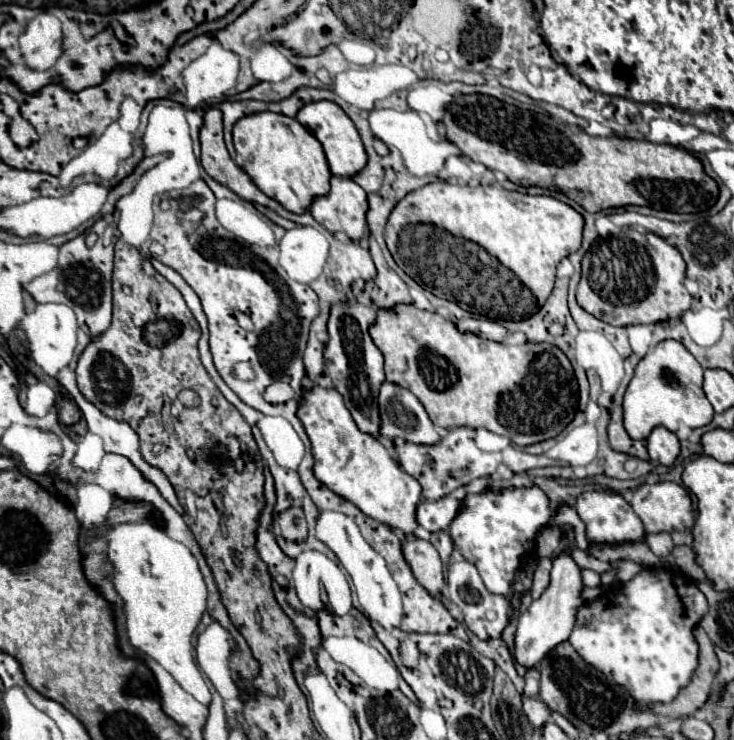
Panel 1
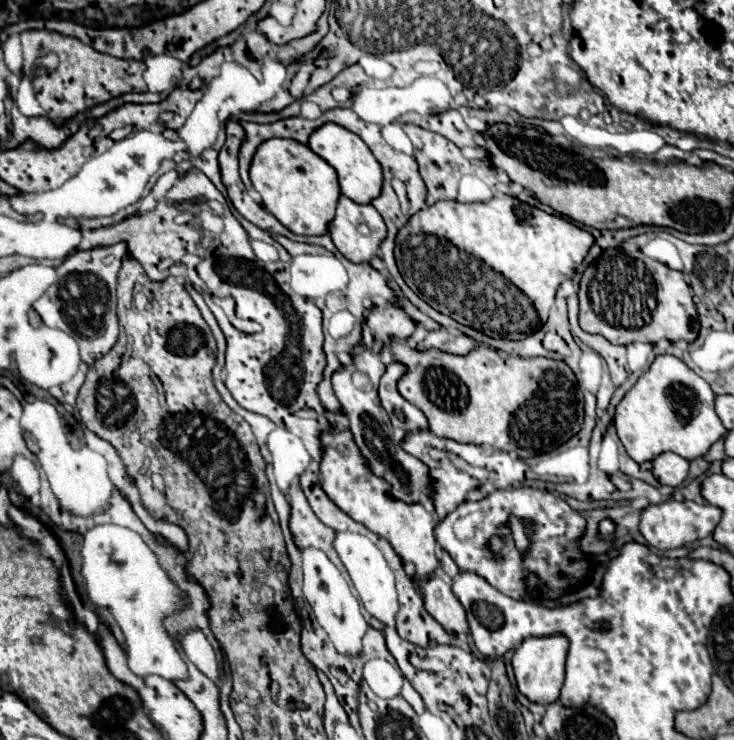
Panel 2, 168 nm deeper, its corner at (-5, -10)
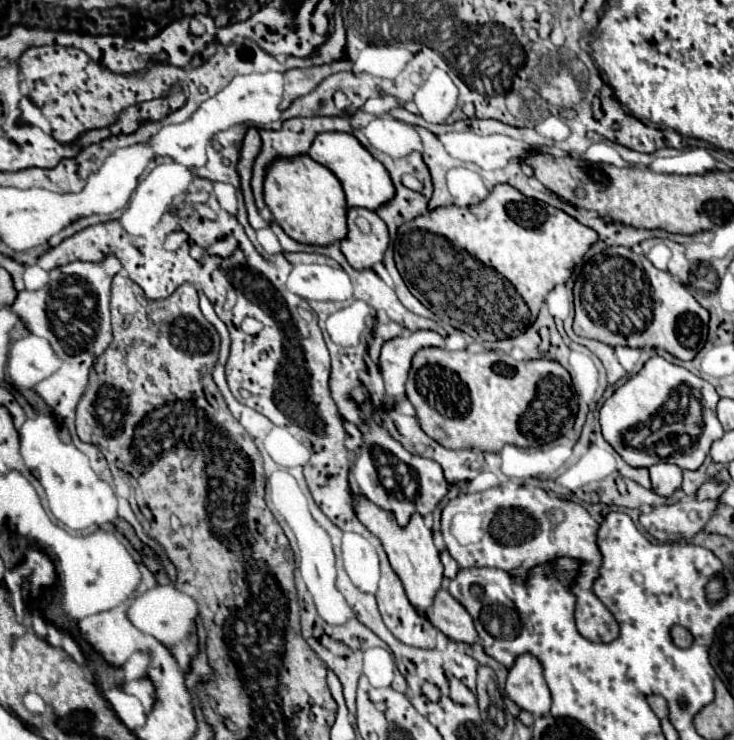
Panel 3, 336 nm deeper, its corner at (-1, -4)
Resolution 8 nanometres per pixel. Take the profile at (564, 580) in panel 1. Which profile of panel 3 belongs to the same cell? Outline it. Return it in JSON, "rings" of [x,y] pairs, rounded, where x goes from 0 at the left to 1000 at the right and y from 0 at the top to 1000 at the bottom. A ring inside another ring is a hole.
{"rings":[[[711,884],[692,908],[687,938],[728,970],[749,965],[747,927],[738,914],[736,895],[722,884]]]}

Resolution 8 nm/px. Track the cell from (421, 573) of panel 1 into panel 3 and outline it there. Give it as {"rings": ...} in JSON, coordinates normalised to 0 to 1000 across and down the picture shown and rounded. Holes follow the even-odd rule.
{"rings":[[[605,795],[594,803],[589,824],[583,827],[580,835],[589,841],[594,851],[605,854],[619,868],[632,868],[632,870],[651,868],[651,854],[646,849],[643,832]]]}

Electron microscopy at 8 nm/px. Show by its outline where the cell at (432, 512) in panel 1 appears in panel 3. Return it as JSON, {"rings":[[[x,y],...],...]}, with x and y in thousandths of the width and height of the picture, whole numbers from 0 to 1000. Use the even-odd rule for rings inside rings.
{"rings":[[[676,657],[659,665],[627,668],[602,689],[605,732],[627,768],[684,768],[700,776],[706,784],[714,784],[717,773],[730,762],[752,759],[766,751],[793,757],[787,784],[779,795],[787,805],[785,849],[804,868],[834,868],[842,862],[842,841],[807,800],[820,762],[812,719],[815,705],[790,681],[757,670],[752,676],[752,670],[738,659]]]}

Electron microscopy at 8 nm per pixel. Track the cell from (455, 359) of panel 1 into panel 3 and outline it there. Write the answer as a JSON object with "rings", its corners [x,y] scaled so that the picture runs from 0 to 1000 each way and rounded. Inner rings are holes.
{"rings":[[[578,470],[572,473],[564,486],[561,486],[561,497],[559,497],[559,508],[553,516],[553,535],[561,543],[561,549],[567,551],[567,565],[572,570],[572,578],[589,592],[594,595],[599,603],[613,605],[613,608],[624,608],[624,605],[649,605],[649,608],[659,608],[659,611],[678,611],[684,608],[687,600],[700,600],[700,603],[736,603],[736,600],[747,600],[760,595],[763,589],[768,589],[774,581],[779,581],[782,568],[785,568],[785,557],[787,557],[787,535],[779,524],[779,514],[771,497],[766,497],[760,489],[755,486],[722,486],[722,489],[706,489],[692,478],[668,478],[670,473],[665,473],[662,478],[640,478],[640,476],[613,476],[605,470]]]}

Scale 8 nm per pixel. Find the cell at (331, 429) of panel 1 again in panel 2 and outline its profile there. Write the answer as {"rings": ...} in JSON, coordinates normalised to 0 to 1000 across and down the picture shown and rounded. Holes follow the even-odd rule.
{"rings":[[[441,581],[436,586],[436,600],[439,600],[436,651],[447,673],[463,689],[469,689],[480,703],[496,708],[510,722],[526,727],[540,743],[540,749],[548,754],[548,759],[556,757],[564,759],[569,778],[583,781],[597,765],[594,730],[591,730],[594,705],[589,695],[572,678],[553,681],[550,676],[534,670],[534,657],[504,635],[504,627],[485,603],[477,581],[469,584]]]}

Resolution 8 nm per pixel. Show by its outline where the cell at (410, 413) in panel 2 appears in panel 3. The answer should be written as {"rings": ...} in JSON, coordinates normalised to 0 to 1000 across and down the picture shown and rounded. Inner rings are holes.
{"rings":[[[567,446],[523,465],[518,478],[518,503],[523,511],[526,532],[531,538],[550,538],[550,519],[559,500],[559,484],[580,468],[605,468],[605,459],[589,446]]]}

